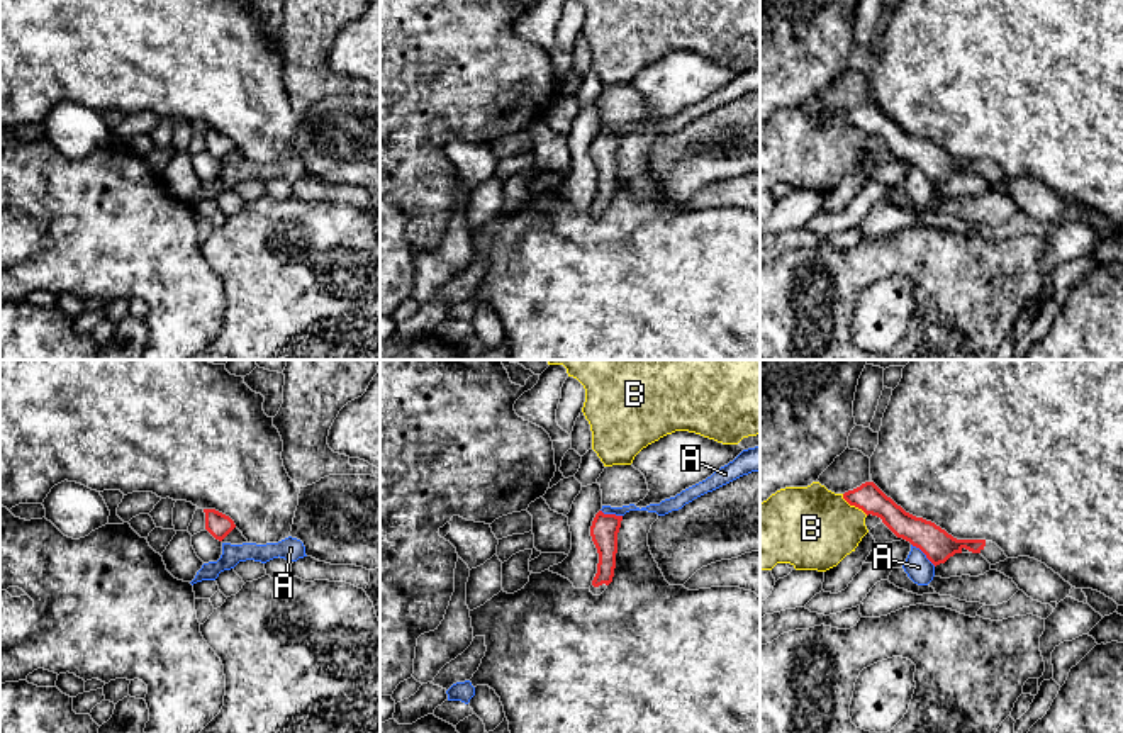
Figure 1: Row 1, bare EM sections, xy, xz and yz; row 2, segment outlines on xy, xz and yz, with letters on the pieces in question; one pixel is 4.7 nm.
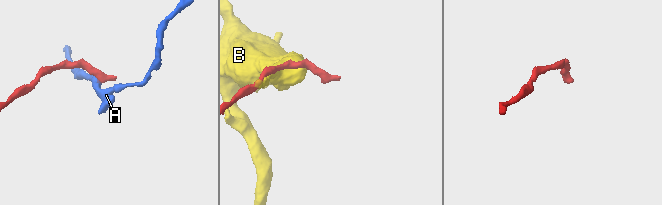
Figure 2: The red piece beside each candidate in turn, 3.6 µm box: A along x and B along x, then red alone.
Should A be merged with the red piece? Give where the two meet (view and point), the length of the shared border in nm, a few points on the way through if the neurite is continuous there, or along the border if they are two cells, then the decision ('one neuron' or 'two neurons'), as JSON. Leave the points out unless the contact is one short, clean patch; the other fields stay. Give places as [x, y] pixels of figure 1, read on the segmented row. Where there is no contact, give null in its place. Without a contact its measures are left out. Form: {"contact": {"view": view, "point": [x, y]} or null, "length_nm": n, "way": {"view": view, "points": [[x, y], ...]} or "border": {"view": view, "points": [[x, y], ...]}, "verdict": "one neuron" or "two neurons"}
{"contact": {"view": "yz", "point": [923, 552]}, "length_nm": 160, "border": {"view": "yz", "points": [[911, 543], [935, 565]]}, "verdict": "two neurons"}

